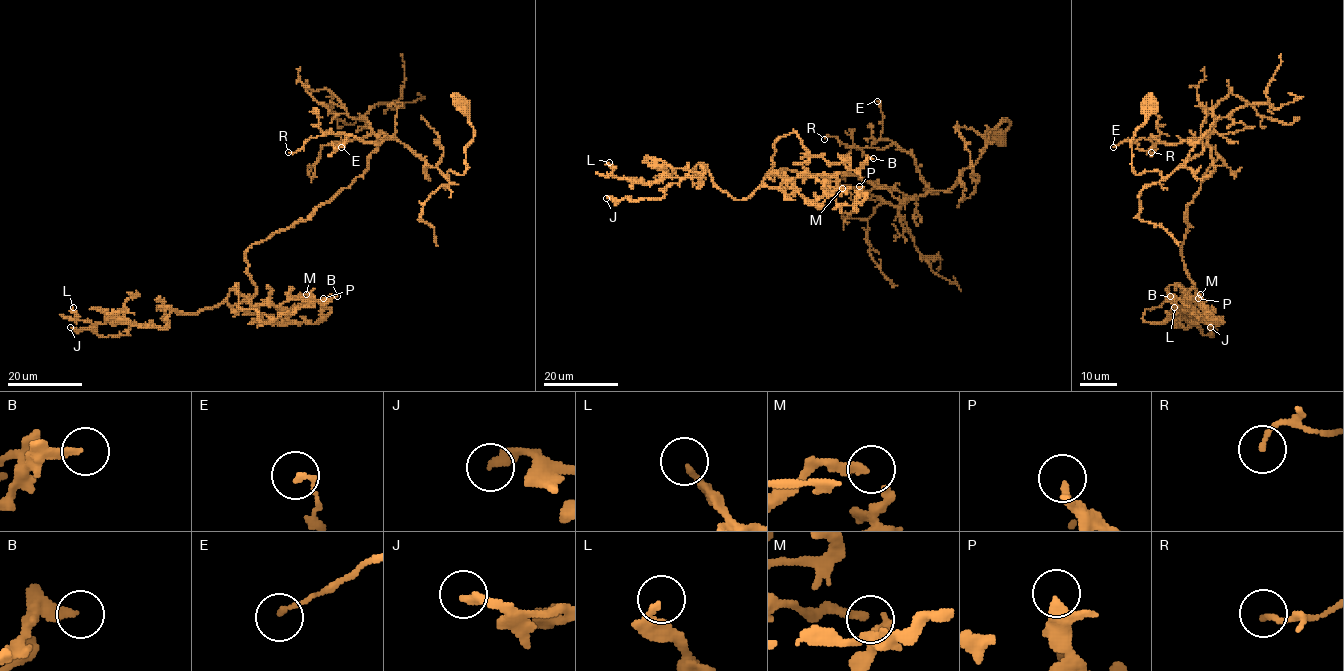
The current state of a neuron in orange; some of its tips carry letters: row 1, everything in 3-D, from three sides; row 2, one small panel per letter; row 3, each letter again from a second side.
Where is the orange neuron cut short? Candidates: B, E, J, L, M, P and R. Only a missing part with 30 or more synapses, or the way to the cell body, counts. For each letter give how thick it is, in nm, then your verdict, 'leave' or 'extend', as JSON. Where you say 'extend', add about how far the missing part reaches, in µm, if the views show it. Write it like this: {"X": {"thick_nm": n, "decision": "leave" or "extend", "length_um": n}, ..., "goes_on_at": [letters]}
{"B": {"thick_nm": 240, "decision": "leave"}, "E": {"thick_nm": 160, "decision": "leave"}, "J": {"thick_nm": 320, "decision": "leave"}, "L": {"thick_nm": 220, "decision": "leave"}, "M": {"thick_nm": 180, "decision": "leave"}, "P": {"thick_nm": 240, "decision": "leave"}, "R": {"thick_nm": 140, "decision": "leave"}, "goes_on_at": []}

